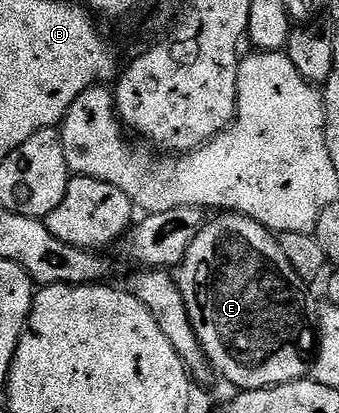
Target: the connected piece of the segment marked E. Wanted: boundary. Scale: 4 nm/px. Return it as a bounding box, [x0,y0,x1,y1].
[176,213,316,391]

